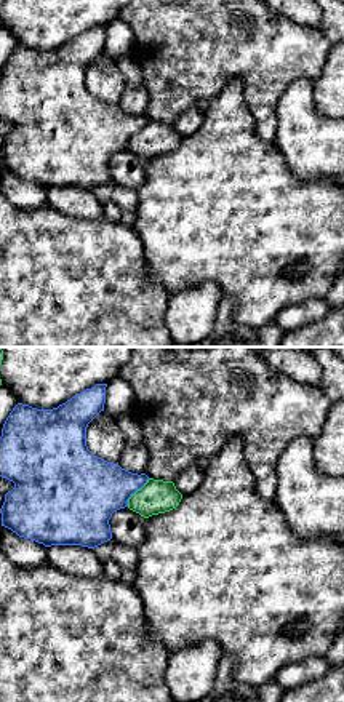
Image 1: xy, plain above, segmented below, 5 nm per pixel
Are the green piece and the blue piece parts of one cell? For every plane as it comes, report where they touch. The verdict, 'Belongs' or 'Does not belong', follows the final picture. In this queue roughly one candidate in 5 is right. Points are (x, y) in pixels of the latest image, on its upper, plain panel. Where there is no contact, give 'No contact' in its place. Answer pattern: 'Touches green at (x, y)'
Touches green at (135, 135)

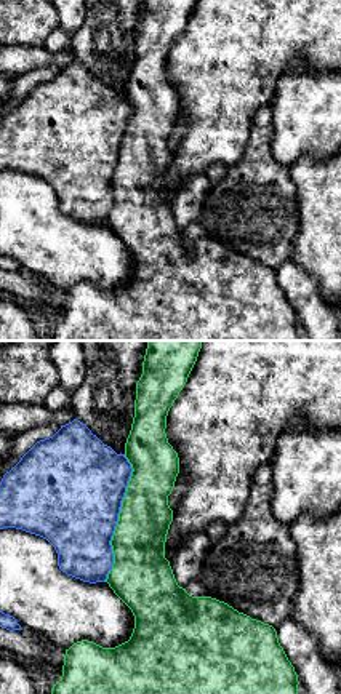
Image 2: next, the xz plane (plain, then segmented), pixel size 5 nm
Touches green at (119, 160)

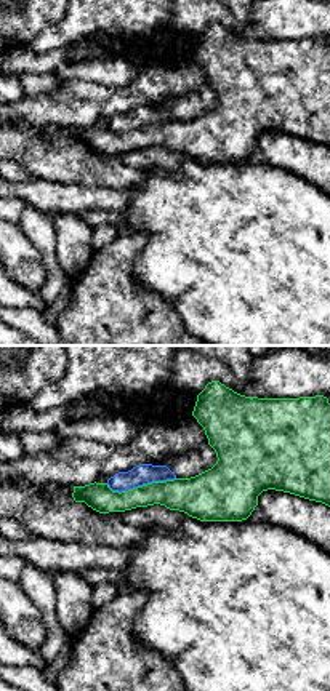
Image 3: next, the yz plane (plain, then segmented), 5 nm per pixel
Touches green at (140, 128)

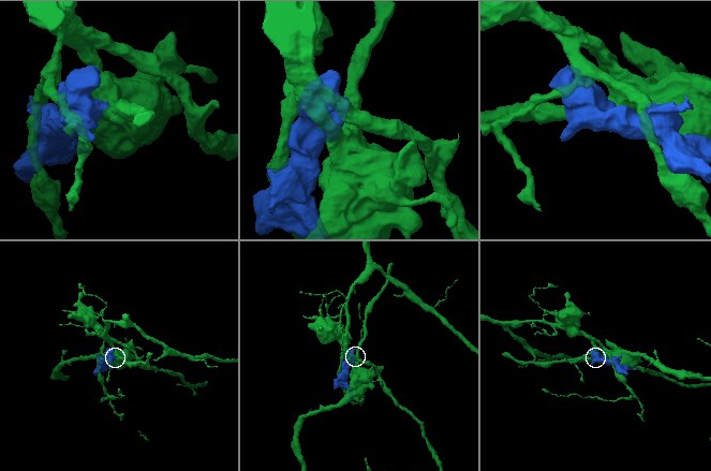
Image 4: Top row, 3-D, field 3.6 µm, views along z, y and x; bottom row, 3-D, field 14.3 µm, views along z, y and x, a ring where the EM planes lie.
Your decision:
Does not belong

